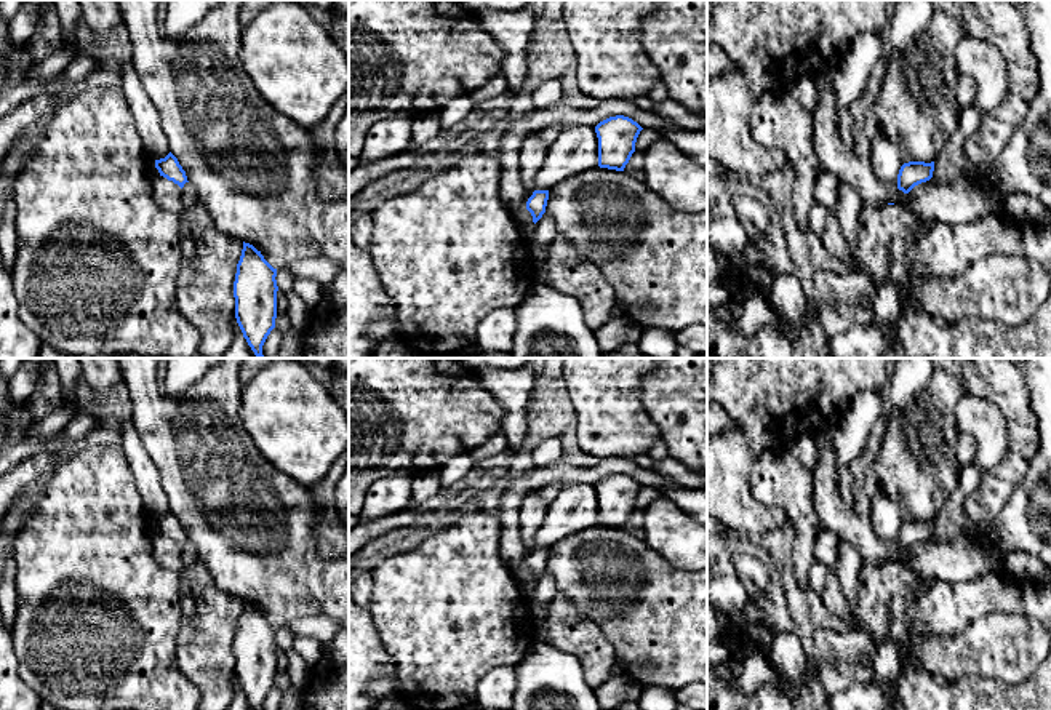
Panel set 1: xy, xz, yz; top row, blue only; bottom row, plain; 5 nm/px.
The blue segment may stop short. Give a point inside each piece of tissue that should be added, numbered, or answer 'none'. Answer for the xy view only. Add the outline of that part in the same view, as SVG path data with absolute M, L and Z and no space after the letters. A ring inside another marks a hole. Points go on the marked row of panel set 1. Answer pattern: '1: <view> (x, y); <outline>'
none

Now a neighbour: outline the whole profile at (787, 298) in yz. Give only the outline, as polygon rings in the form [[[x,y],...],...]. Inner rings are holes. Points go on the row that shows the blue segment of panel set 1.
[[[793,275],[776,277],[769,304],[785,326],[800,326],[809,312],[808,297]]]

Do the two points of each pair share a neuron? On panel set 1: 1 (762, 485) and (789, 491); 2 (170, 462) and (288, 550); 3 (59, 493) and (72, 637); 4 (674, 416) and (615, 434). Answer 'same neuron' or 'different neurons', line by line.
1: same neuron
2: same neuron
3: same neuron
4: different neurons

